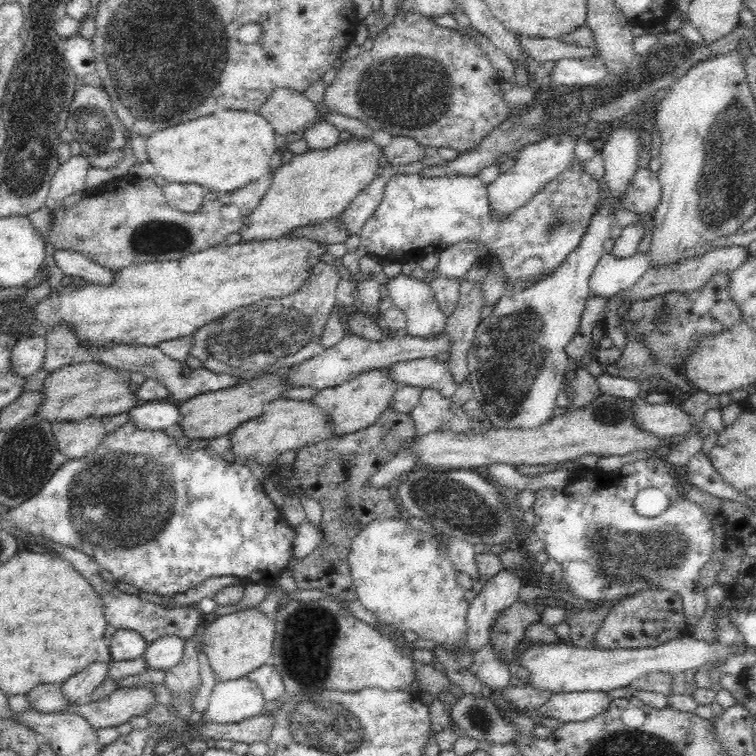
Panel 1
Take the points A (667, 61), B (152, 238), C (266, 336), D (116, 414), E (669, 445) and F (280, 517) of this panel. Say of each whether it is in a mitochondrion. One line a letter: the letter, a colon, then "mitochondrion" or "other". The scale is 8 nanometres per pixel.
A: mitochondrion
B: mitochondrion
C: mitochondrion
D: other
E: other
F: other

